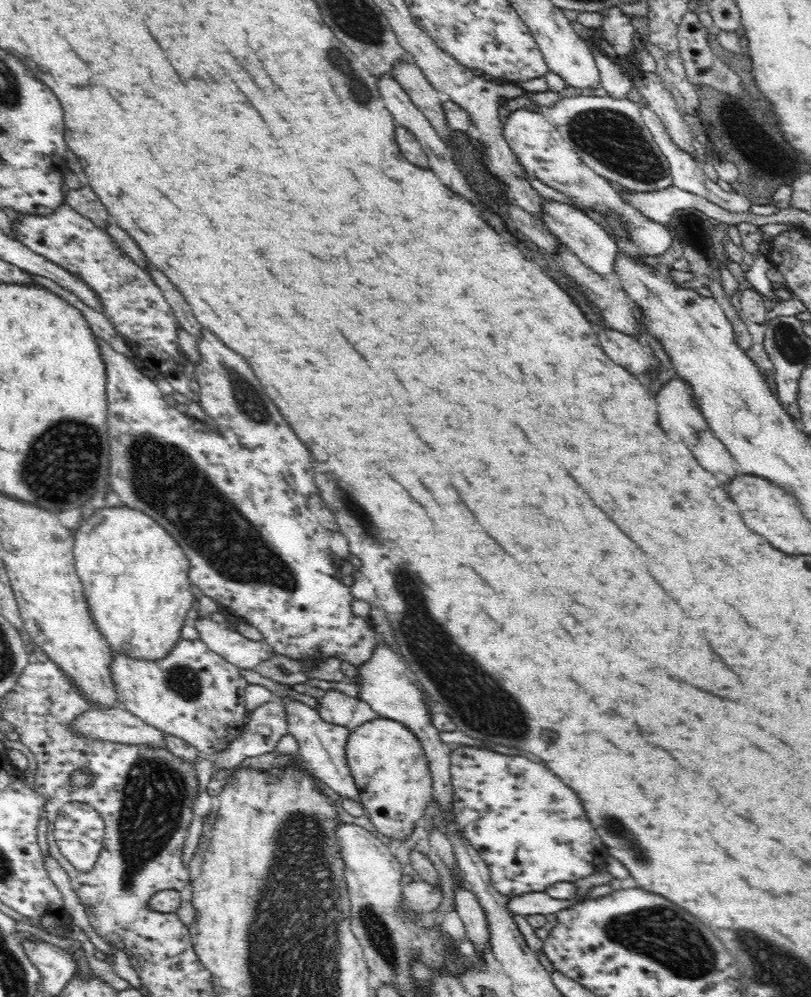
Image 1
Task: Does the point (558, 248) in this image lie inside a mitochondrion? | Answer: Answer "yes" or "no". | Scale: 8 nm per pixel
no

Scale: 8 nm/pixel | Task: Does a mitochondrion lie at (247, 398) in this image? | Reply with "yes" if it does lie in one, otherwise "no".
yes

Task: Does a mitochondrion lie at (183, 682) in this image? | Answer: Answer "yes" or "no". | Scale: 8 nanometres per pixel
yes

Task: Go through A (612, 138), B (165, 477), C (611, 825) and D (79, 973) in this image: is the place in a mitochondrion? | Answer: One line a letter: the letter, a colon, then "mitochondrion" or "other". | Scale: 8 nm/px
A: mitochondrion
B: mitochondrion
C: mitochondrion
D: other

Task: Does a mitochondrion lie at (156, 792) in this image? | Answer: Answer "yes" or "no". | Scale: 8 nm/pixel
yes

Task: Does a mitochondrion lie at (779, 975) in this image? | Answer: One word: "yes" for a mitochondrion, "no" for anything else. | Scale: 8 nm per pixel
yes

